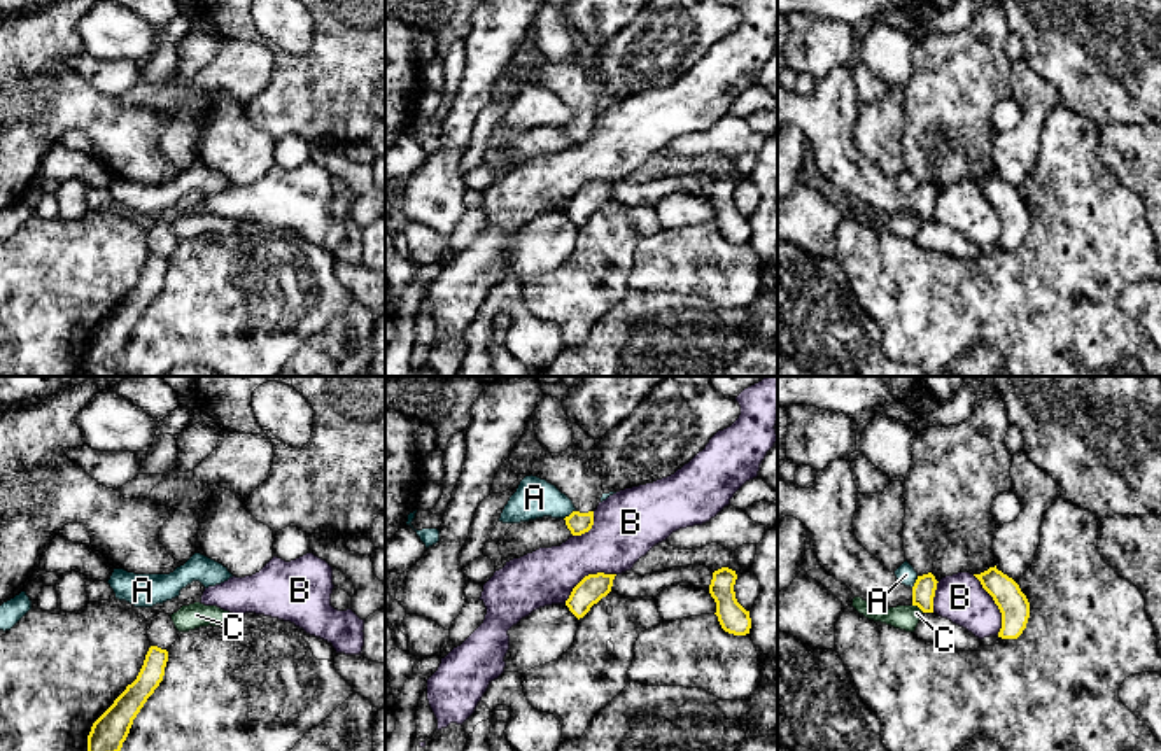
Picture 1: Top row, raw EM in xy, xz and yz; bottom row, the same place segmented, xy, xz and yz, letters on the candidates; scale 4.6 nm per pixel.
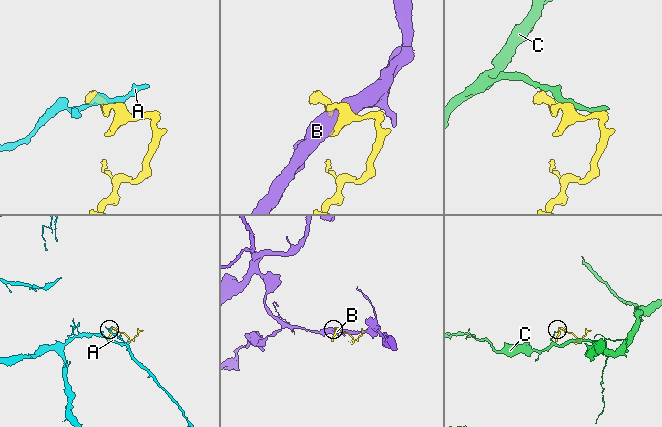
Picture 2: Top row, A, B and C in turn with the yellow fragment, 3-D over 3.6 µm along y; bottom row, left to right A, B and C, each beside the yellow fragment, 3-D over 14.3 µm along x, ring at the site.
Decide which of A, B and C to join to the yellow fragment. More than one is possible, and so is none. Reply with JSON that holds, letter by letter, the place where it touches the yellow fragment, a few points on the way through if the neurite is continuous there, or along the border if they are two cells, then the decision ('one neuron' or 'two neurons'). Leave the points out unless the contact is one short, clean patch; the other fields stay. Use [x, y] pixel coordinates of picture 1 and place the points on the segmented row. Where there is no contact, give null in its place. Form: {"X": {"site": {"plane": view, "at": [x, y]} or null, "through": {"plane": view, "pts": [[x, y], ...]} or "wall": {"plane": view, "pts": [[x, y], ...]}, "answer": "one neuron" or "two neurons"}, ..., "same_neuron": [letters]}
{"A": {"site": {"plane": "xz", "at": [571, 513]}, "wall": {"plane": "xz", "pts": [[575, 510], [564, 519]]}, "answer": "two neurons"}, "B": {"site": {"plane": "yz", "at": [995, 603]}, "answer": "two neurons"}, "C": {"site": {"plane": "yz", "at": [918, 606]}, "wall": {"plane": "yz", "pts": [[911, 604], [923, 611]]}, "answer": "two neurons"}, "same_neuron": []}

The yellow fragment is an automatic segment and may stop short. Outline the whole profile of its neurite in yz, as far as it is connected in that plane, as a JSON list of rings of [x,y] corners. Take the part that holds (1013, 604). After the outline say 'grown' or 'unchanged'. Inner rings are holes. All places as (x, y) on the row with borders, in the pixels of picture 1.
[[[995,567],[974,574],[982,588],[993,597],[1002,613],[1002,628],[998,637],[1017,639],[1026,628],[1030,618],[1030,602],[1019,585]]] | unchanged

